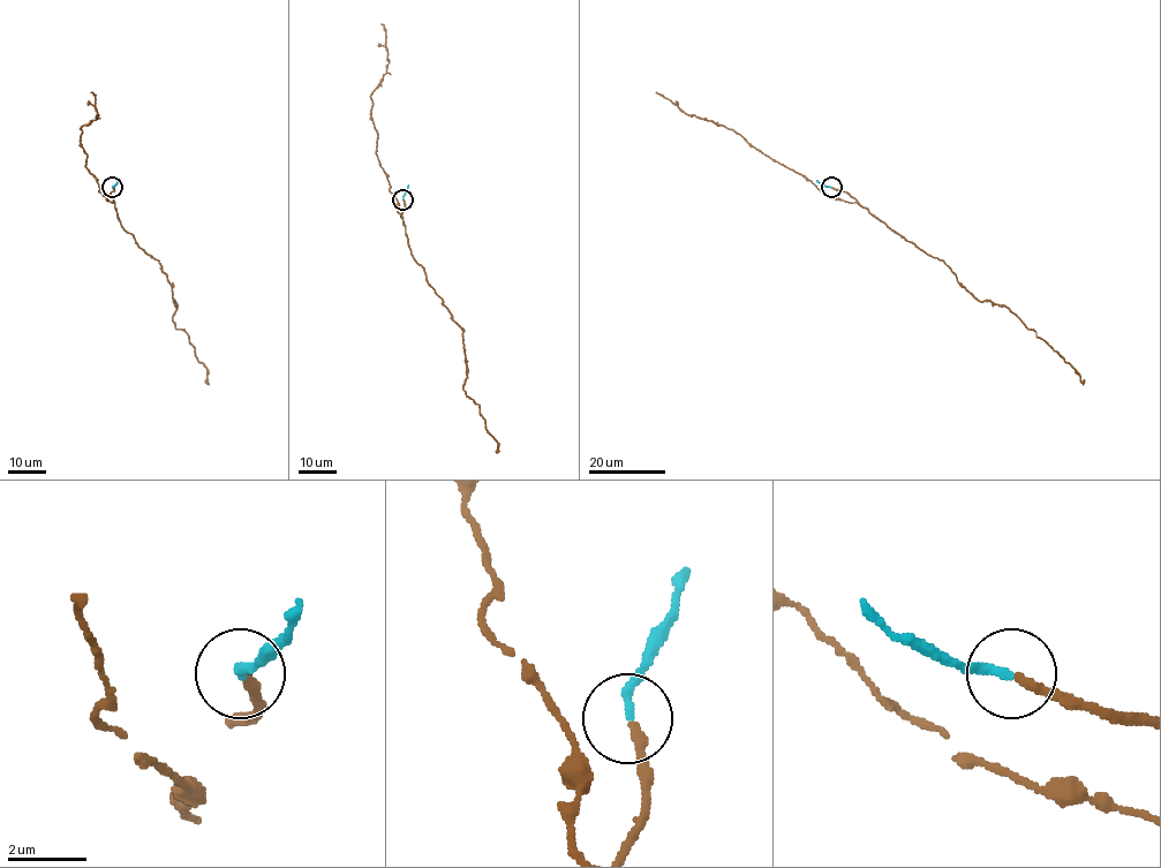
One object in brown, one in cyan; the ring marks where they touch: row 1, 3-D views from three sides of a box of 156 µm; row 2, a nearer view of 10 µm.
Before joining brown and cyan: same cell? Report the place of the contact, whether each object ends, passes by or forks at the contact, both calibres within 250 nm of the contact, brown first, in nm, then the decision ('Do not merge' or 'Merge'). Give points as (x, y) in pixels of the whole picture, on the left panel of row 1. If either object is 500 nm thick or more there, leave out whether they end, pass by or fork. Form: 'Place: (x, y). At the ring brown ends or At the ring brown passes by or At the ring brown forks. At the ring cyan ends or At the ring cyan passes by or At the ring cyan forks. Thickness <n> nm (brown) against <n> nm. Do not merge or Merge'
Place: (112, 187). At the ring brown ends. At the ring cyan ends. Thickness 260 nm (brown) against 240 nm. Merge

